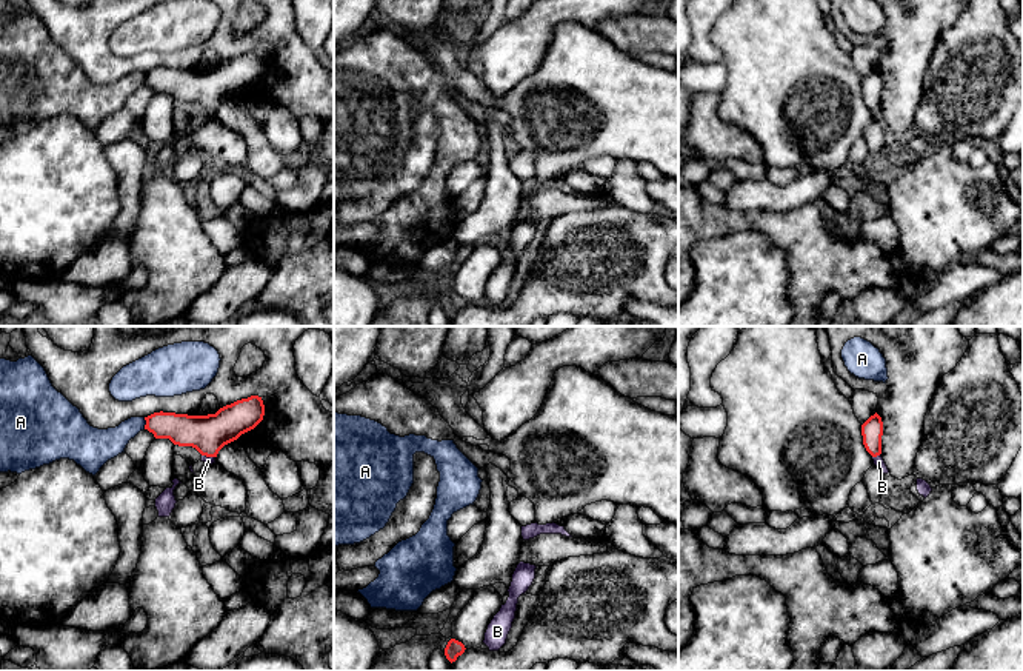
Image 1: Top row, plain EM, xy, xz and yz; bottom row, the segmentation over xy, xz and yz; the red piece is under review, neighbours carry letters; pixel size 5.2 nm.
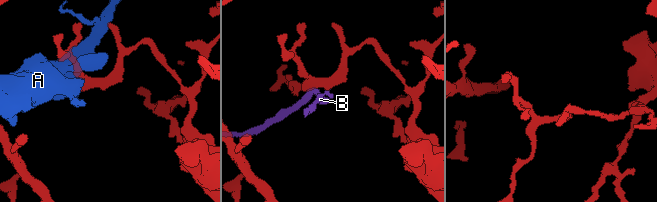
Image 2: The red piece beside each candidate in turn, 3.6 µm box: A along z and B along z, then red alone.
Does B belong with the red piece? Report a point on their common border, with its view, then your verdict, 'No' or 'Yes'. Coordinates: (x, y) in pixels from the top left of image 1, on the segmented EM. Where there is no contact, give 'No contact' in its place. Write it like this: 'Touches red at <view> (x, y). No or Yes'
Touches red at yz (876, 456). Yes

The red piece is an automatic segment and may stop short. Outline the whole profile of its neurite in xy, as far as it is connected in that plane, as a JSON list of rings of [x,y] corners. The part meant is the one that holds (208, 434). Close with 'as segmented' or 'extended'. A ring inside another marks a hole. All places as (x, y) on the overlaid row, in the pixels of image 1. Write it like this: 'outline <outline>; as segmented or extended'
outline [[[251,396],[220,408],[215,414],[188,416],[154,412],[145,417],[145,429],[155,439],[169,439],[178,446],[192,446],[208,466],[215,463],[218,451],[254,429],[265,416],[262,397]]]; extended

